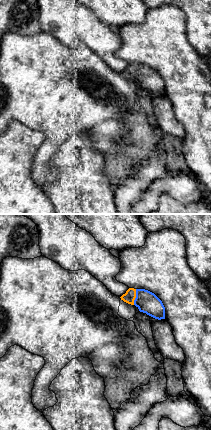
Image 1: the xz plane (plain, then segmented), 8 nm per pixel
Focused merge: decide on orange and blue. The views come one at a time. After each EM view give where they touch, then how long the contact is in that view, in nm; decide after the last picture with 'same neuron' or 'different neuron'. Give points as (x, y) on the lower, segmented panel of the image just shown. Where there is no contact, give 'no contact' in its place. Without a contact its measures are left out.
(135, 297) | 130 nm

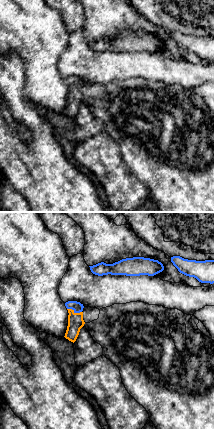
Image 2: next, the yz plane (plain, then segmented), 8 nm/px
(73, 311) | 120 nm

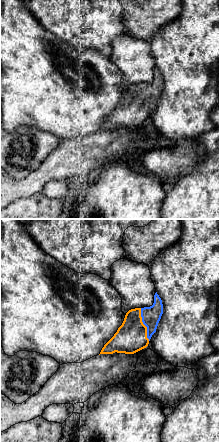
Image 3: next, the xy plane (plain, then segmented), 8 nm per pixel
(143, 324) | 280 nm

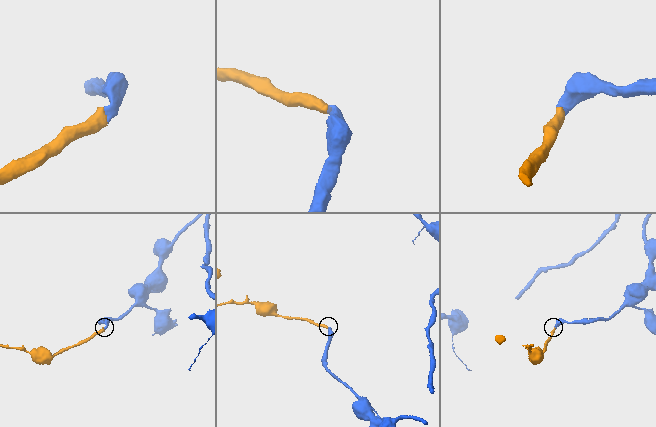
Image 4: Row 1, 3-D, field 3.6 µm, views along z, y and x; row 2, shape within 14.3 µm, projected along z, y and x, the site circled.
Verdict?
same neuron

